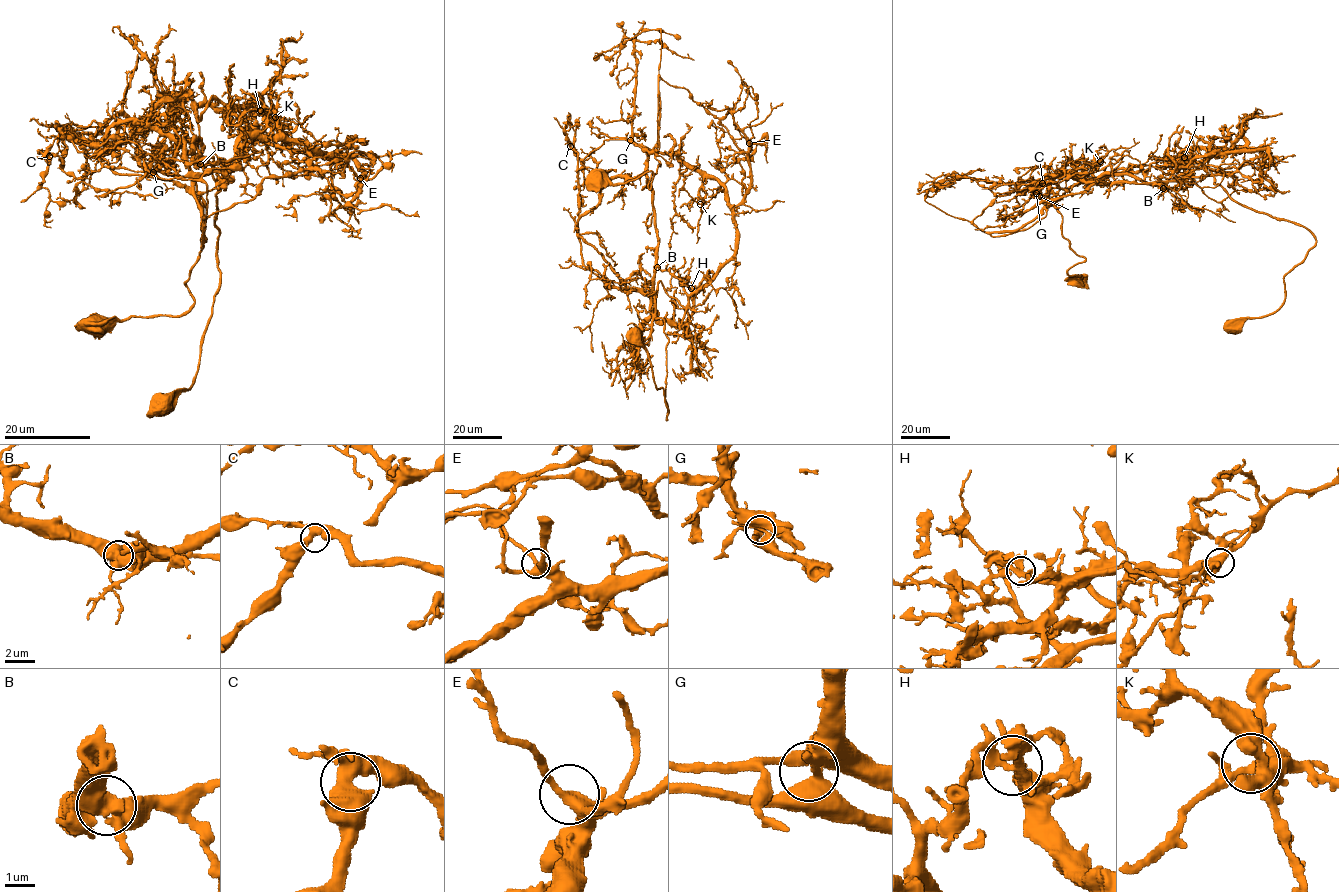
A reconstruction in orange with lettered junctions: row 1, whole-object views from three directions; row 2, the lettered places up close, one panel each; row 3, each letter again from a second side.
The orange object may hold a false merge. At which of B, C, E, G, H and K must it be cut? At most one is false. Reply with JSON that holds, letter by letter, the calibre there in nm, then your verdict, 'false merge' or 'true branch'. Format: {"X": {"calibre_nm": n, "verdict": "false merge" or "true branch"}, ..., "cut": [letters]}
{"B": {"calibre_nm": 550, "verdict": "true branch"}, "C": {"calibre_nm": 460, "verdict": "true branch"}, "E": {"calibre_nm": 380, "verdict": "true branch"}, "G": {"calibre_nm": 480, "verdict": "true branch"}, "H": {"calibre_nm": 300, "verdict": "false merge"}, "K": {"calibre_nm": 360, "verdict": "true branch"}, "cut": ["H"]}

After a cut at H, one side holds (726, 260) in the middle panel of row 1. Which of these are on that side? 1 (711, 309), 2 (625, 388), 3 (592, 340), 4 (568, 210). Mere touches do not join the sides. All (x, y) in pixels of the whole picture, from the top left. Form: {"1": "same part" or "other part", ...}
{"1": "same part", "2": "same part", "3": "same part", "4": "other part"}

